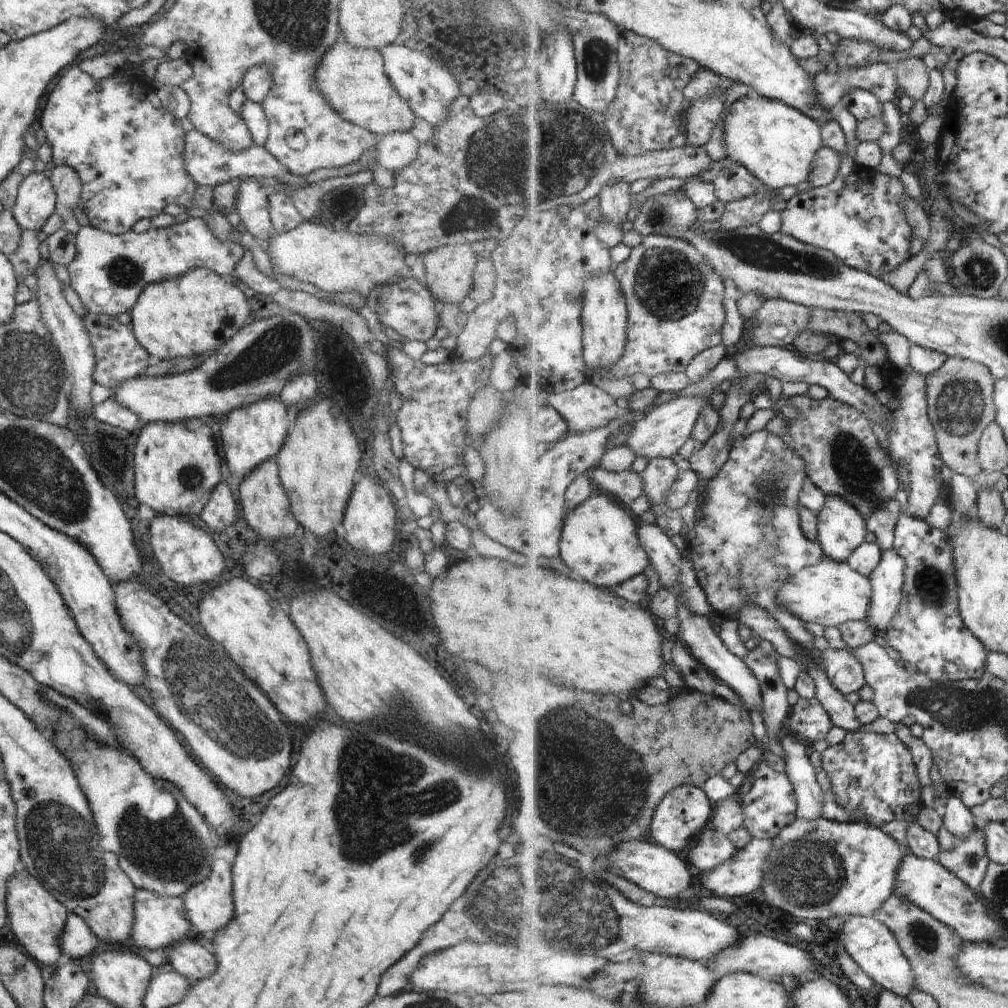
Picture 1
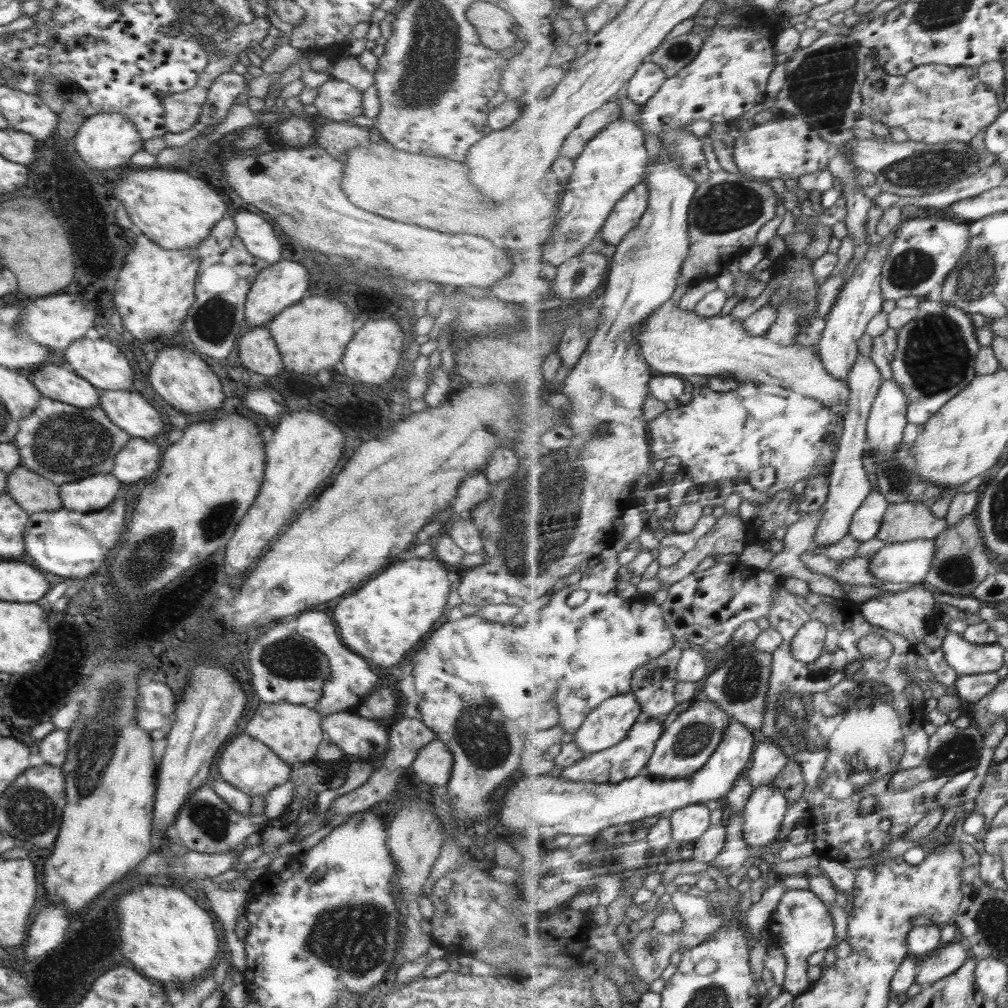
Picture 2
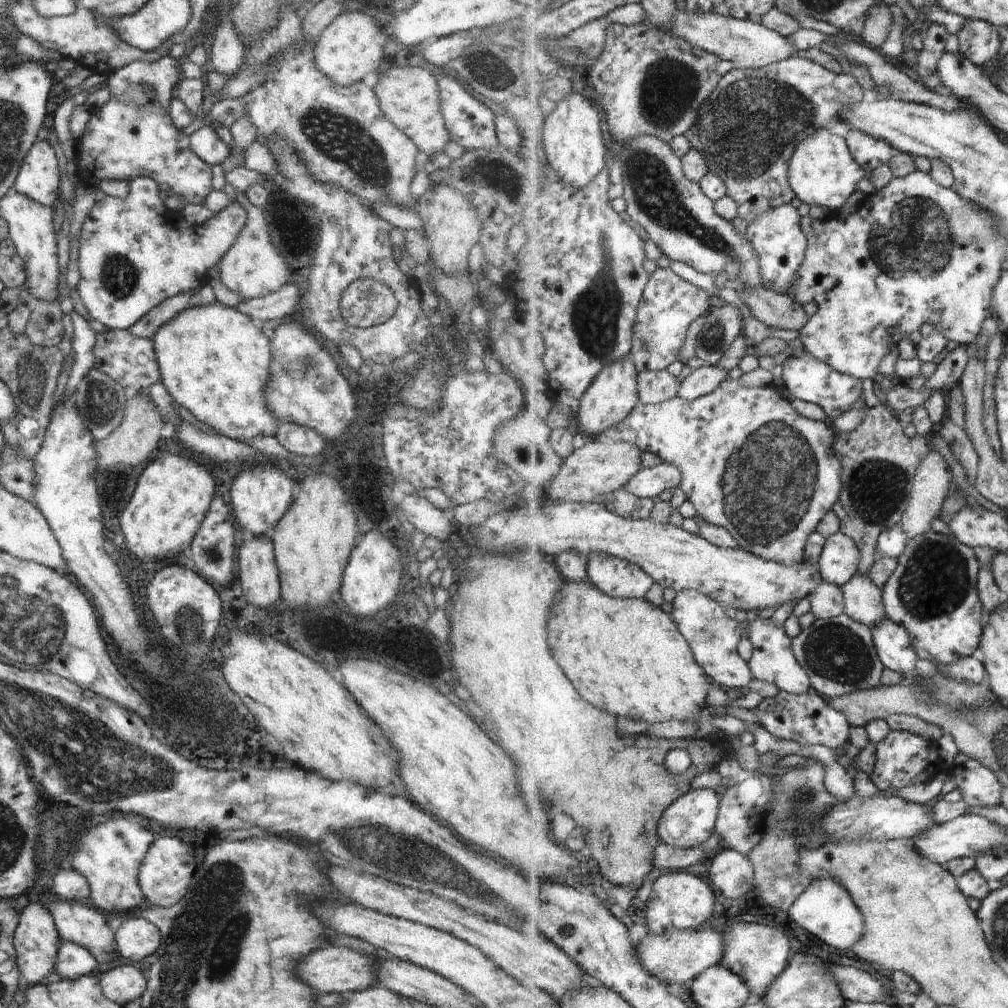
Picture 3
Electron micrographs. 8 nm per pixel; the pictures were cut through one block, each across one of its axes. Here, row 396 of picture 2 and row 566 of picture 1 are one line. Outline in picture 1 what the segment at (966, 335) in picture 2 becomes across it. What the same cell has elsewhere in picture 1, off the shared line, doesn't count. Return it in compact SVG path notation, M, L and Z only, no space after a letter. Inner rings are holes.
M901 513L895 534L895 547L909 564L906 571L905 598L900 612L894 617L893 625L890 625L883 635L904 664L915 664L919 672L926 673L930 678L938 681L982 680L987 673L990 652L986 652L985 644L968 628L961 613L957 566L953 551L955 545L951 544L949 534L946 530L932 528L922 517Z

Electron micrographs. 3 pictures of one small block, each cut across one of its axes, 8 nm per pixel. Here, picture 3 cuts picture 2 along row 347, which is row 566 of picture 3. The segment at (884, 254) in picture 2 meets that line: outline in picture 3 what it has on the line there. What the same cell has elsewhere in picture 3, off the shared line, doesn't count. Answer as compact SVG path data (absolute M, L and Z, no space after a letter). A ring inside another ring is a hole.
M842 531L831 536L820 562L824 581L841 587L846 586L858 575L860 556L862 552L858 543L851 536Z

